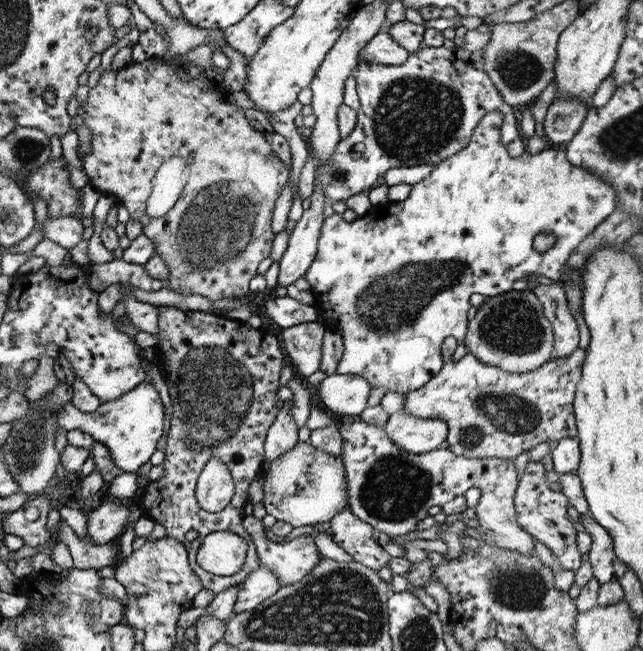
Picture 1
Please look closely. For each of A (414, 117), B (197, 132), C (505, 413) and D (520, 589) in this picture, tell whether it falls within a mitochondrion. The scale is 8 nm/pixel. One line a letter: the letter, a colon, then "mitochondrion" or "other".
A: mitochondrion
B: other
C: mitochondrion
D: mitochondrion

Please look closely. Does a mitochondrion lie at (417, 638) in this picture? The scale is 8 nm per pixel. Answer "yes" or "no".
yes

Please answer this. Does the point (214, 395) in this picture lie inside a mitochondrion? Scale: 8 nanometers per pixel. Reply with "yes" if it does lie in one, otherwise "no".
yes

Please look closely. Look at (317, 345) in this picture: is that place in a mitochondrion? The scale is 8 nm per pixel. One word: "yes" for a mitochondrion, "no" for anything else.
no

